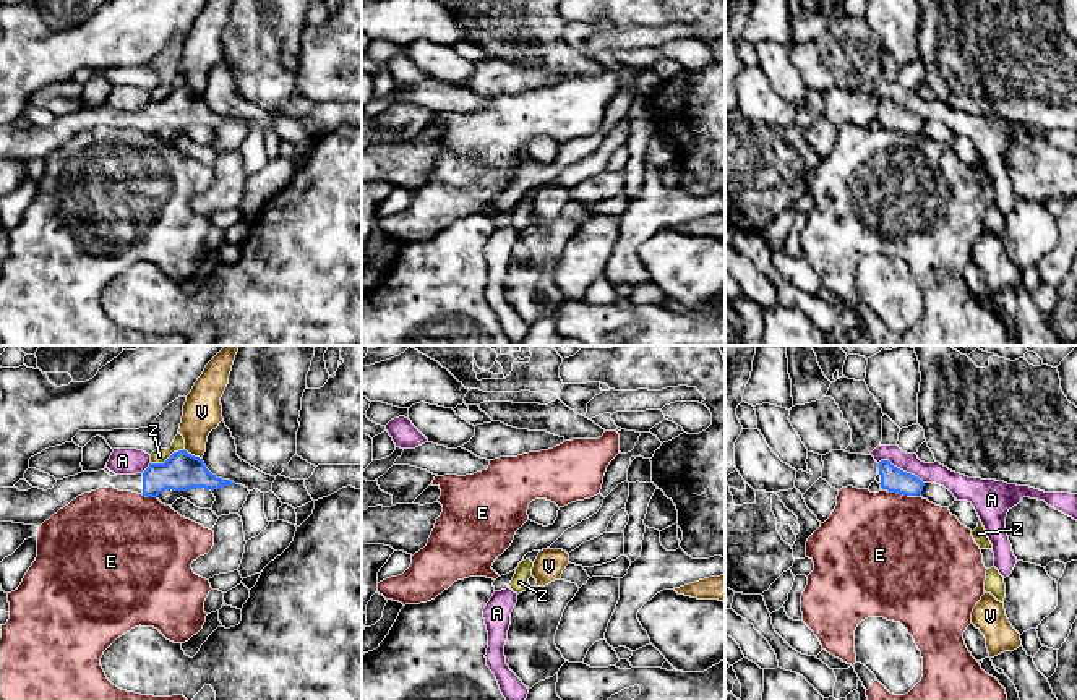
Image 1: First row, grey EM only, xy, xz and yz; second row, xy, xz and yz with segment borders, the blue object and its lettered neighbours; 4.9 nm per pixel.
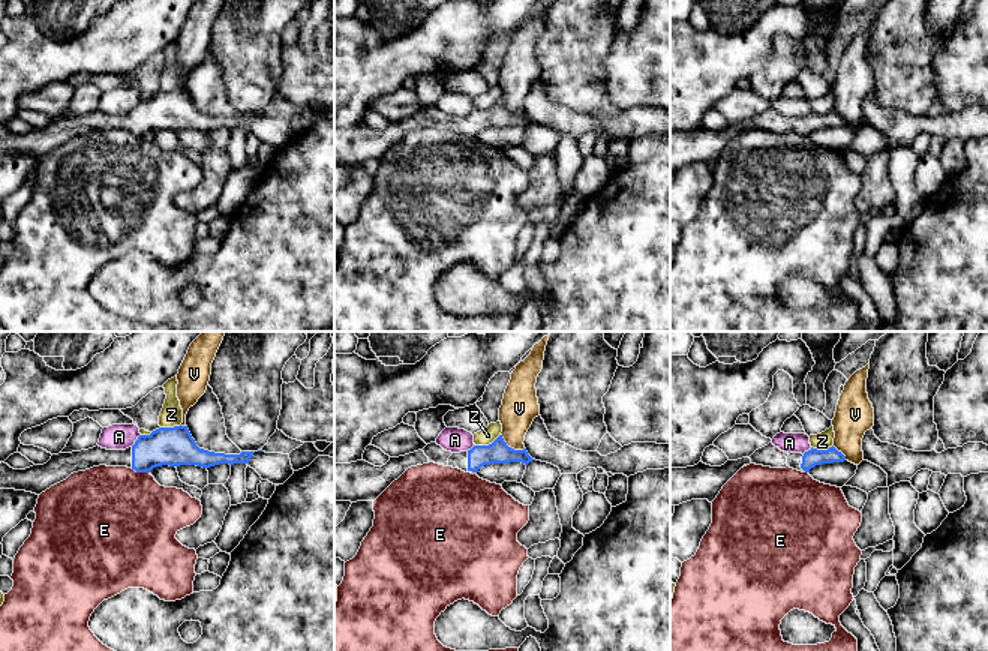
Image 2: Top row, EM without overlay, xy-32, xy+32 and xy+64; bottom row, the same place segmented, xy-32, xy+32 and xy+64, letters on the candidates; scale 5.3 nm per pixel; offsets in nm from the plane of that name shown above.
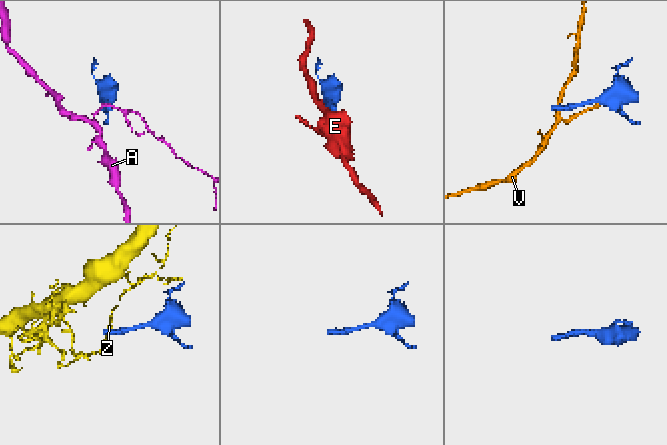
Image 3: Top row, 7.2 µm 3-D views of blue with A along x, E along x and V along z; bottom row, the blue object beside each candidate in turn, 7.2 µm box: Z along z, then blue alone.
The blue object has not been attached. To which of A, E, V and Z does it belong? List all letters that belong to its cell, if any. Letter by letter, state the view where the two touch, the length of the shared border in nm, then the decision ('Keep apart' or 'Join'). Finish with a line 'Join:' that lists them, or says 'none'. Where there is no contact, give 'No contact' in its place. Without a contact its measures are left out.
A: Touches blue in yz. Shared border 260 nm. Keep apart
E: Touches blue in yz. Shared border 100 nm. Keep apart
V: Touches blue in xy. Shared border 110 nm. Keep apart
Z: Touches blue in xy. Shared border 190 nm. Keep apart
Join: none

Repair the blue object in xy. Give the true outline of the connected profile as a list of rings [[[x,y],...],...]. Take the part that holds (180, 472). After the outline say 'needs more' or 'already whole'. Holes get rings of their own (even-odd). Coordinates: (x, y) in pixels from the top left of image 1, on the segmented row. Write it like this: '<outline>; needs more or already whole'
[[[185,449],[174,452],[164,463],[149,463],[143,473],[110,476],[105,470],[81,472],[57,480],[52,489],[0,488],[0,522],[41,527],[60,509],[84,493],[114,486],[118,491],[133,491],[146,497],[157,497],[162,491],[187,491],[195,488],[219,489],[234,486],[230,480],[212,475],[203,459]]]; needs more

